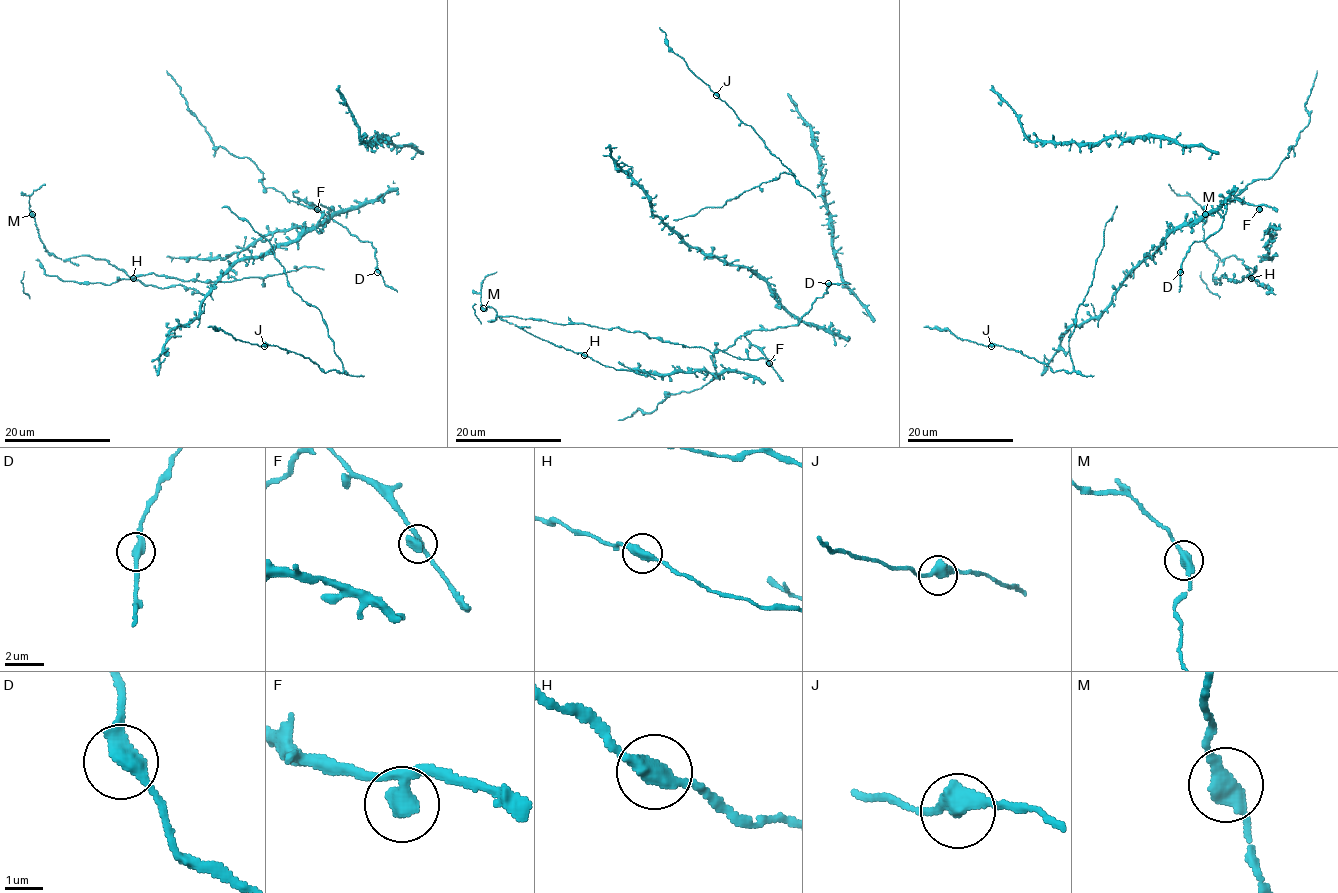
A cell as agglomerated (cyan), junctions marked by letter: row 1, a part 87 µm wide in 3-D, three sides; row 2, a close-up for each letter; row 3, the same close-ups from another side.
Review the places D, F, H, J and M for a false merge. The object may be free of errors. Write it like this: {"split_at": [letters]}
{"split_at": []}

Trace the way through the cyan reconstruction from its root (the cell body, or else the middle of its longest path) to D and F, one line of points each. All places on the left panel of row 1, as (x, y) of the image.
D: (333, 219), (360, 241), (372, 244), (376, 250), (377, 272)
F: (333, 219), (299, 204), (293, 197), (311, 203), (317, 209)

